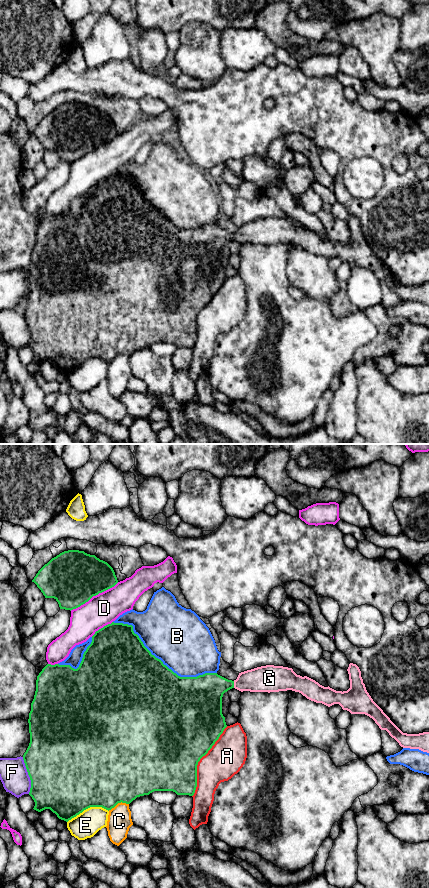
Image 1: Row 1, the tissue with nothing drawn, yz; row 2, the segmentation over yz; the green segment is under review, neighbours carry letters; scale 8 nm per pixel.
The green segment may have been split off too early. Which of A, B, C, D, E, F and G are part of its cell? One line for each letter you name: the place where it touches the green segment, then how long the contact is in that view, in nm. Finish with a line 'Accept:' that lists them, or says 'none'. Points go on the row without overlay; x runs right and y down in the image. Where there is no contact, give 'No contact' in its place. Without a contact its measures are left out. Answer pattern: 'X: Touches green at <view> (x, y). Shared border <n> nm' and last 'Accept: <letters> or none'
G: Touches green at yz (233, 236). Shared border 60 nm
Accept: G

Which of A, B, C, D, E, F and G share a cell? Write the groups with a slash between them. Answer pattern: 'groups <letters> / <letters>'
groups A / B / C / D / E / F / G

